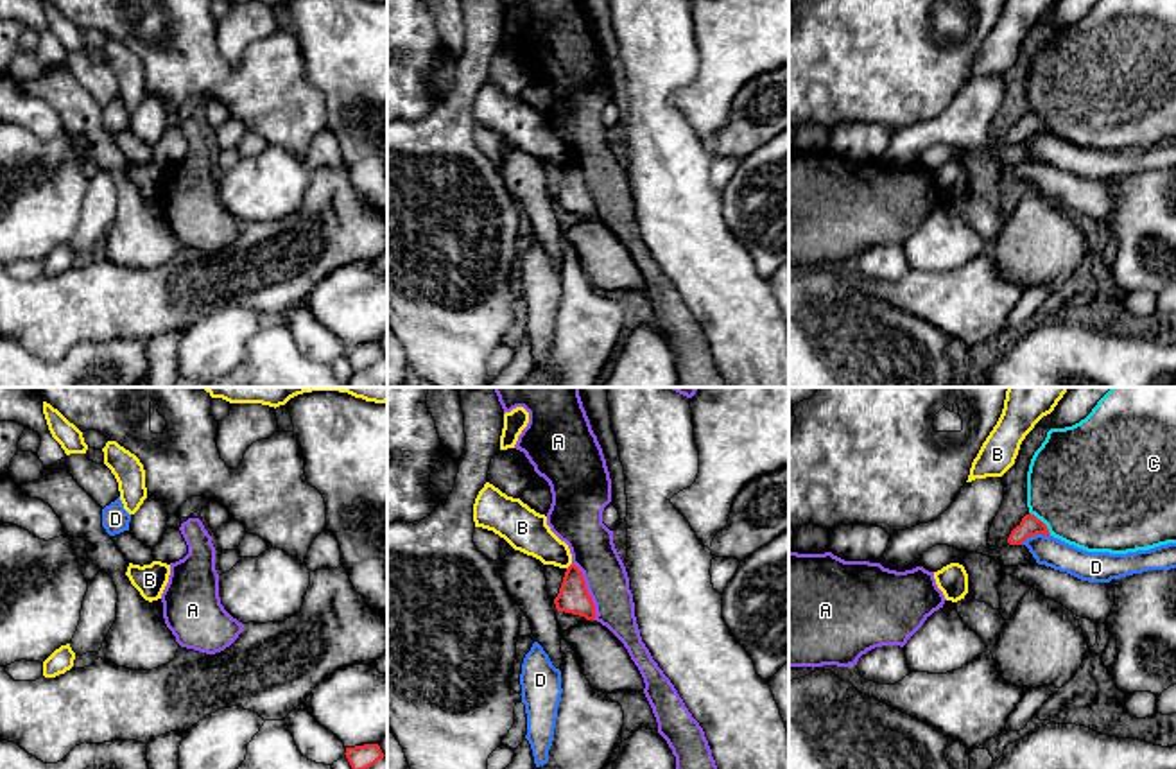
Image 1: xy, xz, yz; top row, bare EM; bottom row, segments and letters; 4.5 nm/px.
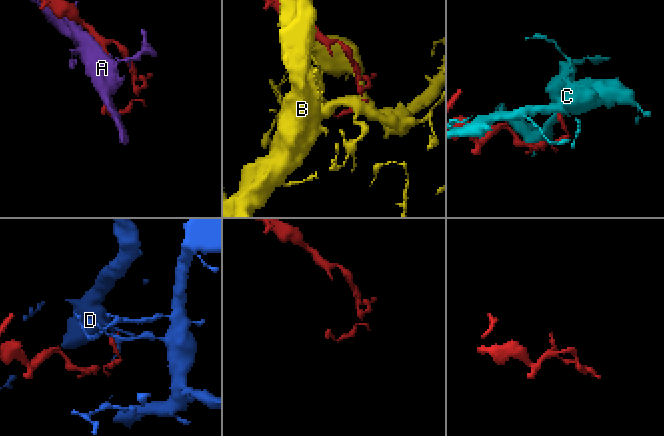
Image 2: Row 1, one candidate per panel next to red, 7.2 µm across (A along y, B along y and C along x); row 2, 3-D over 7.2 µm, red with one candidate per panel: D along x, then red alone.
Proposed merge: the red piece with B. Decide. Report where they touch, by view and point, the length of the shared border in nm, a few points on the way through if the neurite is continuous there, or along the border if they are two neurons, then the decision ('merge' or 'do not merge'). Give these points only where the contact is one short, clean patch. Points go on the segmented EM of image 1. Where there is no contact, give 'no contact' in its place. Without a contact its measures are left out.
contact xz (569, 567); length 40 nm; border xz (570, 563), (567, 569); do not merge

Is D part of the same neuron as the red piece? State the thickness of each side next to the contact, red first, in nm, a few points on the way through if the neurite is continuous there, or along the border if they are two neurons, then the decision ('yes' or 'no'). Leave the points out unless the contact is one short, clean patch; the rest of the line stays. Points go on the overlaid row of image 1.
90 nm thick on the red side, 140 nm on the other; border along yz (1049, 533), (1028, 536), (1020, 544); no

